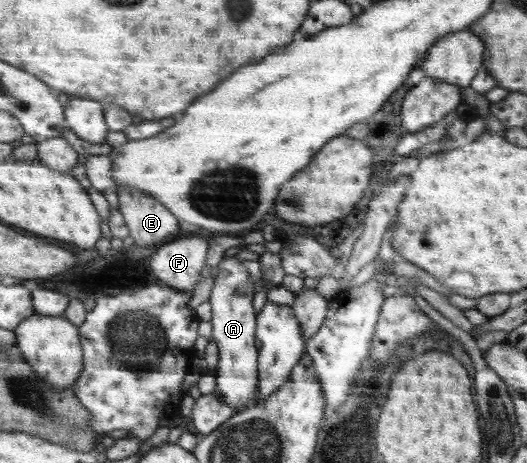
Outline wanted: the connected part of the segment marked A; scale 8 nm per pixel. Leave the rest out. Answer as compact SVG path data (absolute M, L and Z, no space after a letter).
M223 257L218 264L219 275L209 297L211 304L212 339L217 343L219 361L215 372L215 395L237 410L247 408L257 389L257 346L255 346L255 281L249 276L243 261L235 257Z

